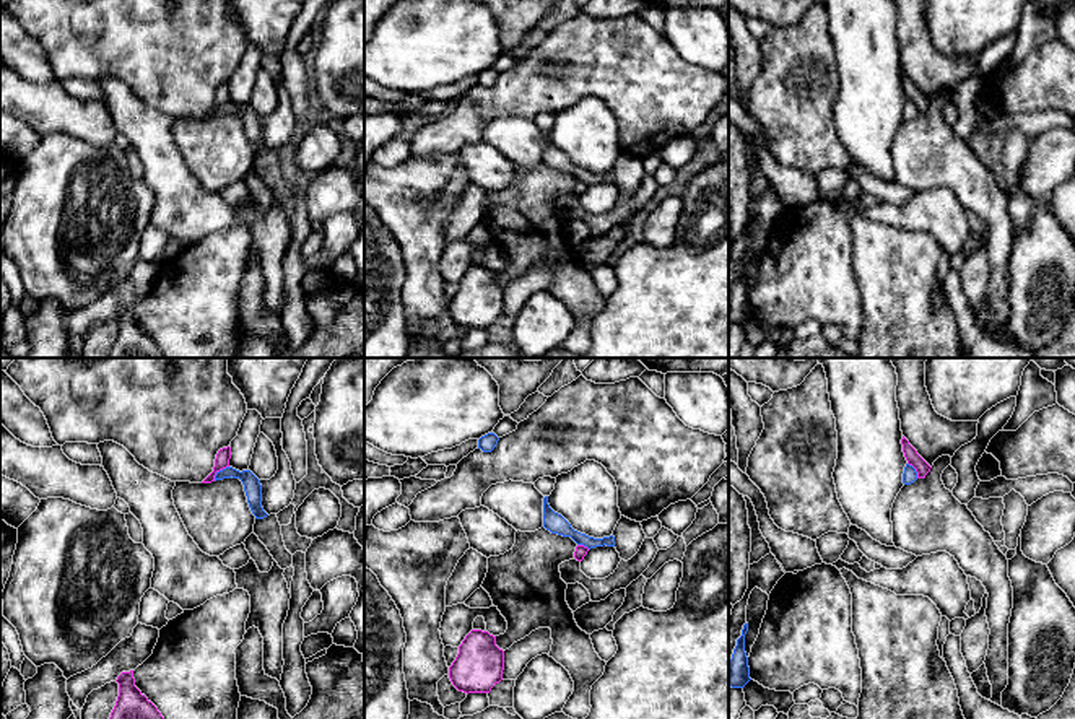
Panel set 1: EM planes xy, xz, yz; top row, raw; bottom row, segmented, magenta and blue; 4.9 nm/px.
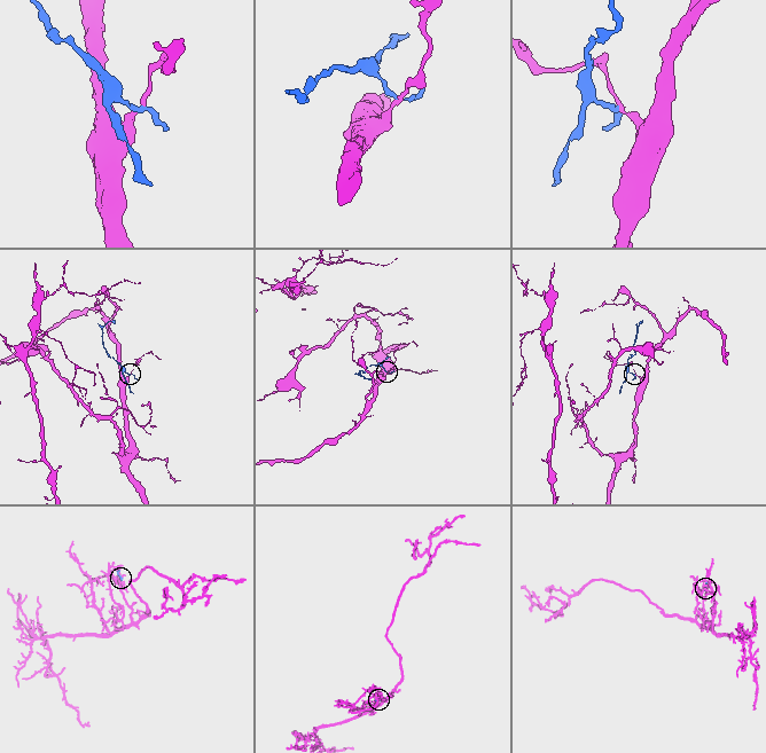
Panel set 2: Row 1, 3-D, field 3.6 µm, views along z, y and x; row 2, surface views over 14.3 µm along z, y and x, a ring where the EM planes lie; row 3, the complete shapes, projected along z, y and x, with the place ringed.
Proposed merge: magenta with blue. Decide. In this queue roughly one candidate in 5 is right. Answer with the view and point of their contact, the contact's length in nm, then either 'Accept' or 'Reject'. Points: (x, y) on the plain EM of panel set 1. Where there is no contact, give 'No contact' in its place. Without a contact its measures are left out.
Touches magenta at xy (218, 106). Shared border 110 nm. Reject

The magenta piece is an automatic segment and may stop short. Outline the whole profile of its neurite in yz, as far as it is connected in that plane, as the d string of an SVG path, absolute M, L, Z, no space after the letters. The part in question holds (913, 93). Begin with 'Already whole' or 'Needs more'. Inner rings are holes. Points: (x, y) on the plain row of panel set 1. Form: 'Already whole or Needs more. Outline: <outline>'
Already whole. Outline: M904 72L901 75L901 80L907 99L912 101L917 107L917 114L925 114L932 102L917 89L917 86L909 80Z

